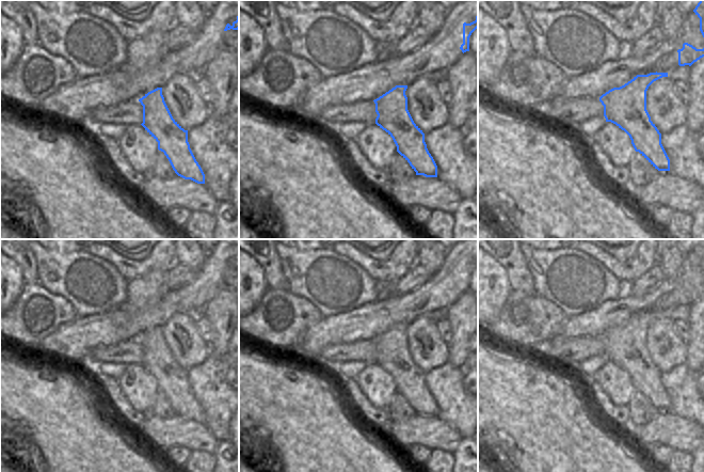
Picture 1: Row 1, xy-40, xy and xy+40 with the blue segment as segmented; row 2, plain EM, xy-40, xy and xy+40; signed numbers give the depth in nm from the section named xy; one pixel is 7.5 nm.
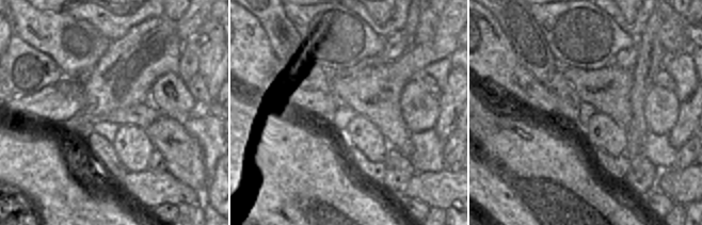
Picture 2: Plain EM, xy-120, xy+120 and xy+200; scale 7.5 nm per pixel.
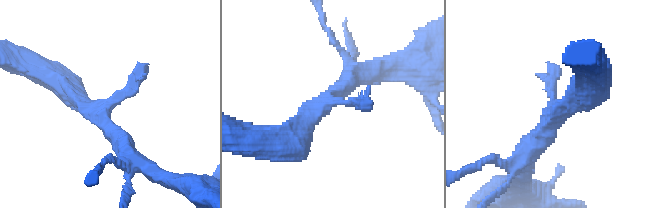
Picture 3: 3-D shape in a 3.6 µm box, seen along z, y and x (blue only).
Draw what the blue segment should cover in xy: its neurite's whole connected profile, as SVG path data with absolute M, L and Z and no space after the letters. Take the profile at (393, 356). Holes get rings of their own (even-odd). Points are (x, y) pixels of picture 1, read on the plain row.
M396 325L374 339L375 363L394 379L397 391L410 403L416 414L437 416L437 405L427 388L425 373L407 349L407 325Z

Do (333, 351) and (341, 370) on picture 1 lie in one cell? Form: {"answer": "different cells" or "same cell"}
{"answer": "different cells"}

